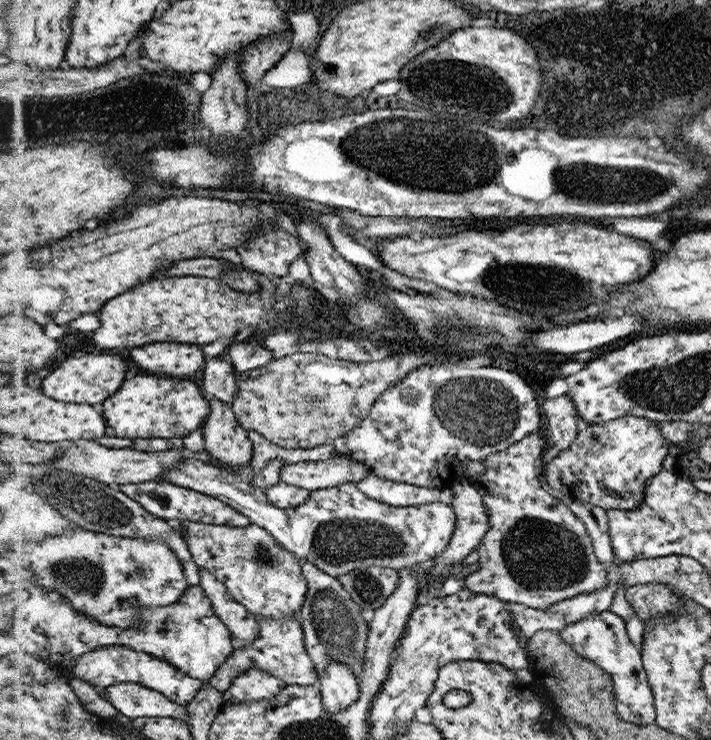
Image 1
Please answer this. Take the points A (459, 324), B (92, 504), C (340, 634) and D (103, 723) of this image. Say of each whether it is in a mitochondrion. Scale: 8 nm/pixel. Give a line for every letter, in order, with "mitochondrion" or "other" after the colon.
A: mitochondrion
B: mitochondrion
C: mitochondrion
D: other

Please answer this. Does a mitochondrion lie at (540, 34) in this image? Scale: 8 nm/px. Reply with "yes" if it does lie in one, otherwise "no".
no

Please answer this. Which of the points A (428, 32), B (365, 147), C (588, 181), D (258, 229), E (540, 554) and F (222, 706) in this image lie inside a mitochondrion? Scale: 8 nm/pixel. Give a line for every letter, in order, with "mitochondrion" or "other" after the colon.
A: mitochondrion
B: mitochondrion
C: mitochondrion
D: other
E: mitochondrion
F: other

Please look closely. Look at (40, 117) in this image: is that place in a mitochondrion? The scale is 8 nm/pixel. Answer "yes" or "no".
yes

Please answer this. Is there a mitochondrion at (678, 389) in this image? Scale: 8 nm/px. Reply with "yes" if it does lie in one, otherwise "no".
yes

